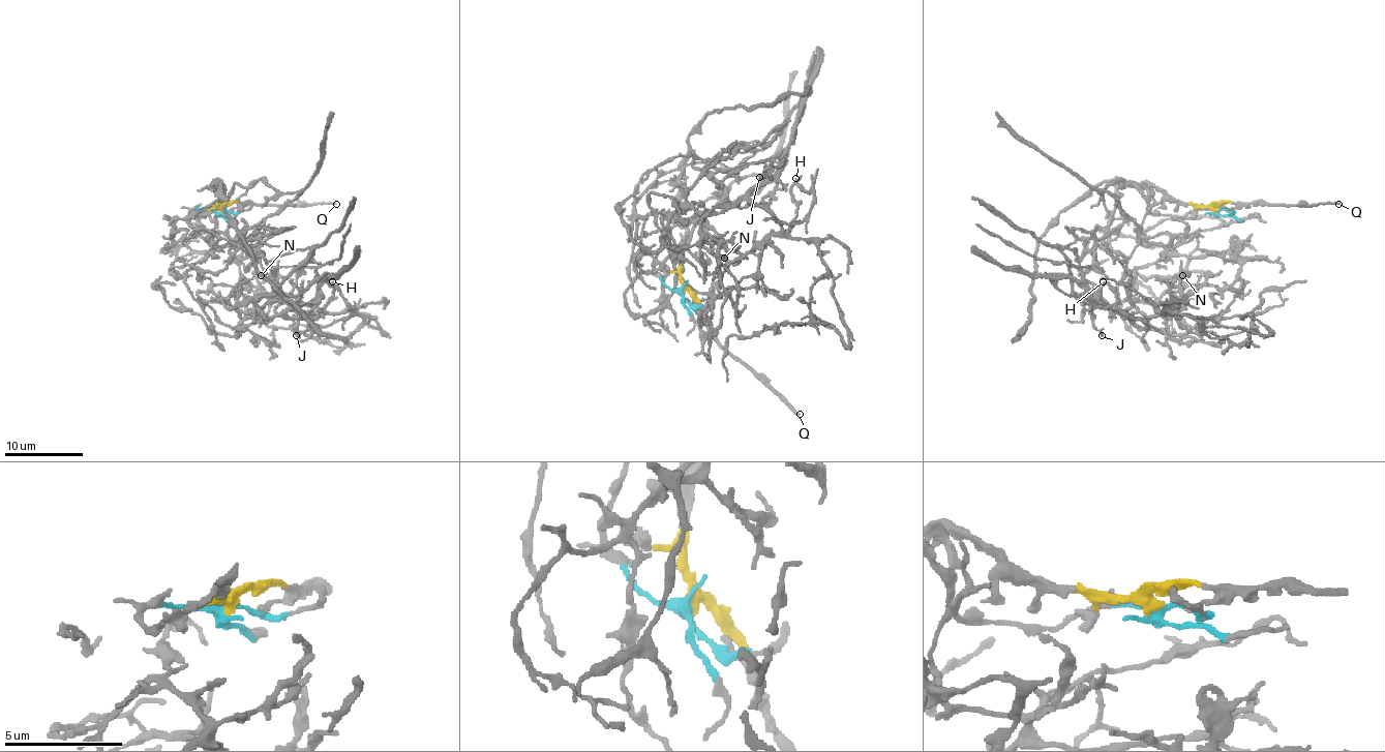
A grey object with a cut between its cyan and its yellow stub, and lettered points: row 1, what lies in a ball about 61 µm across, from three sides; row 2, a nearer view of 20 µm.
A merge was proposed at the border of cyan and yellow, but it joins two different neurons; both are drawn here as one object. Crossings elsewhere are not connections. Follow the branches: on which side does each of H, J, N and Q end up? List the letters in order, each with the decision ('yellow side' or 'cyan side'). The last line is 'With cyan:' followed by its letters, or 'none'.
H: cyan side
J: cyan side
N: cyan side
Q: yellow side
With cyan: H, J, N

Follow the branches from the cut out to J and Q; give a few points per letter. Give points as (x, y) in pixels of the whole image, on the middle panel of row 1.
J: (682, 292), (655, 270), (661, 241), (745, 176), (762, 184), (729, 202), (692, 162), (778, 156), (758, 178)
Q: (682, 292), (688, 292), (698, 303), (708, 331), (800, 413)

